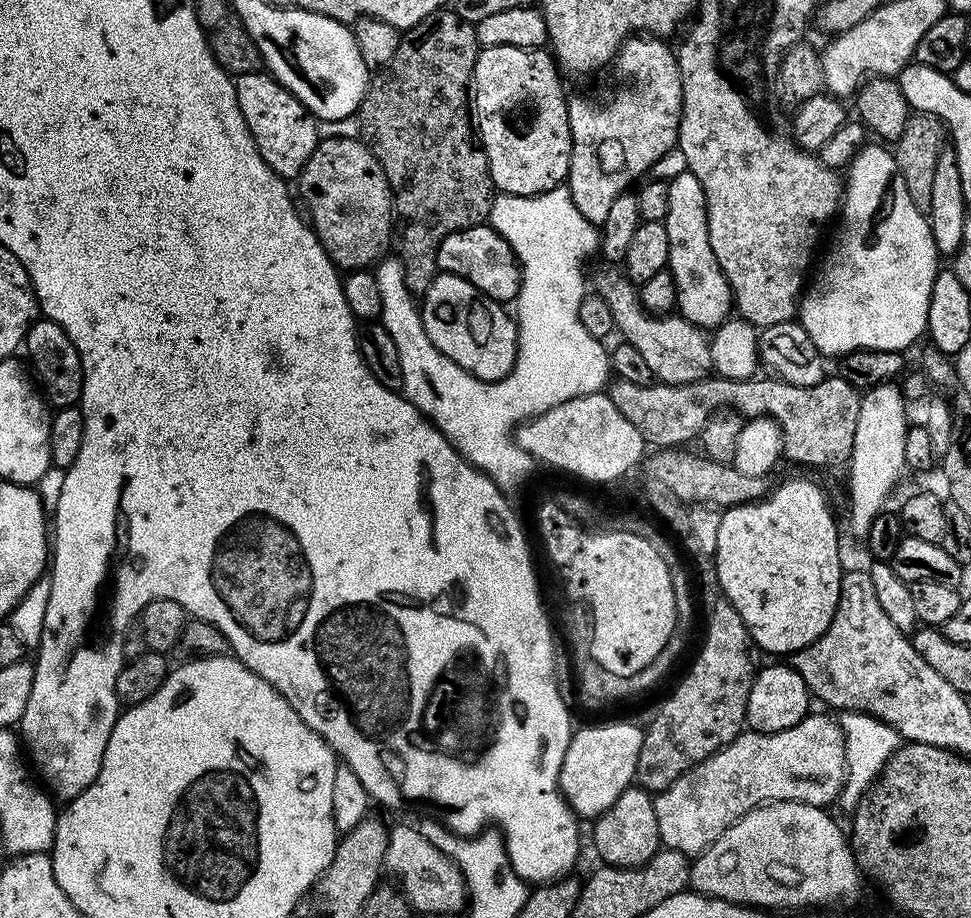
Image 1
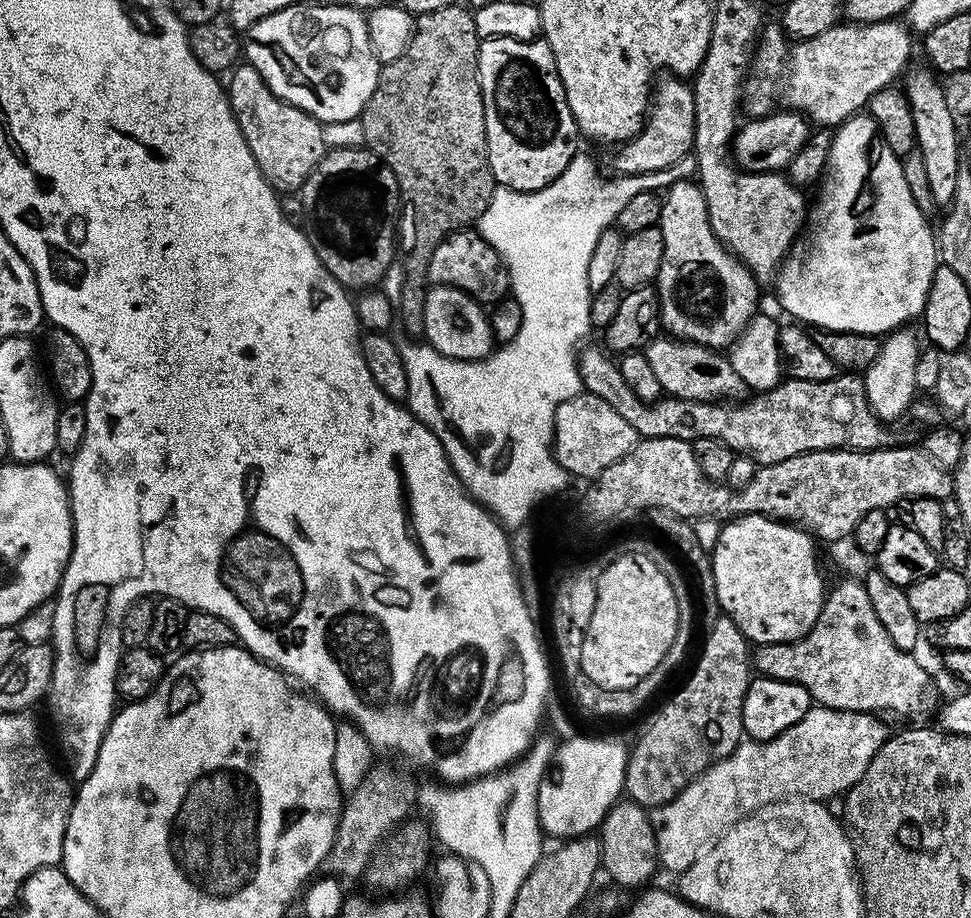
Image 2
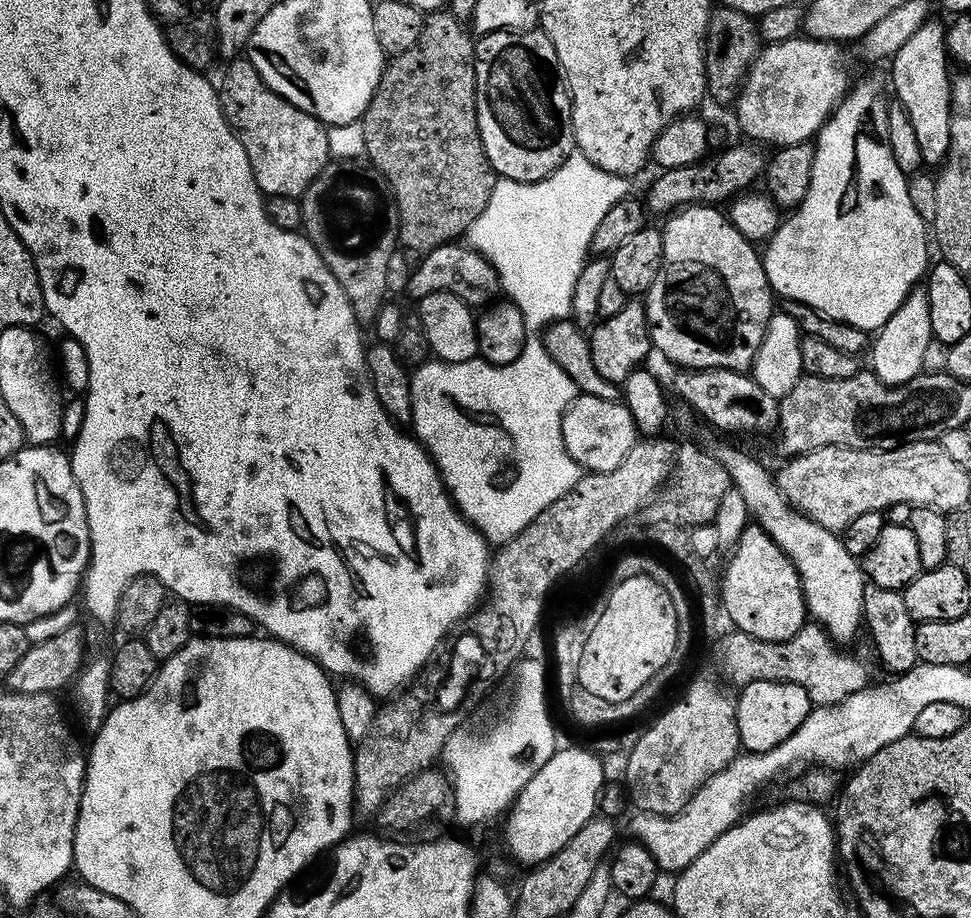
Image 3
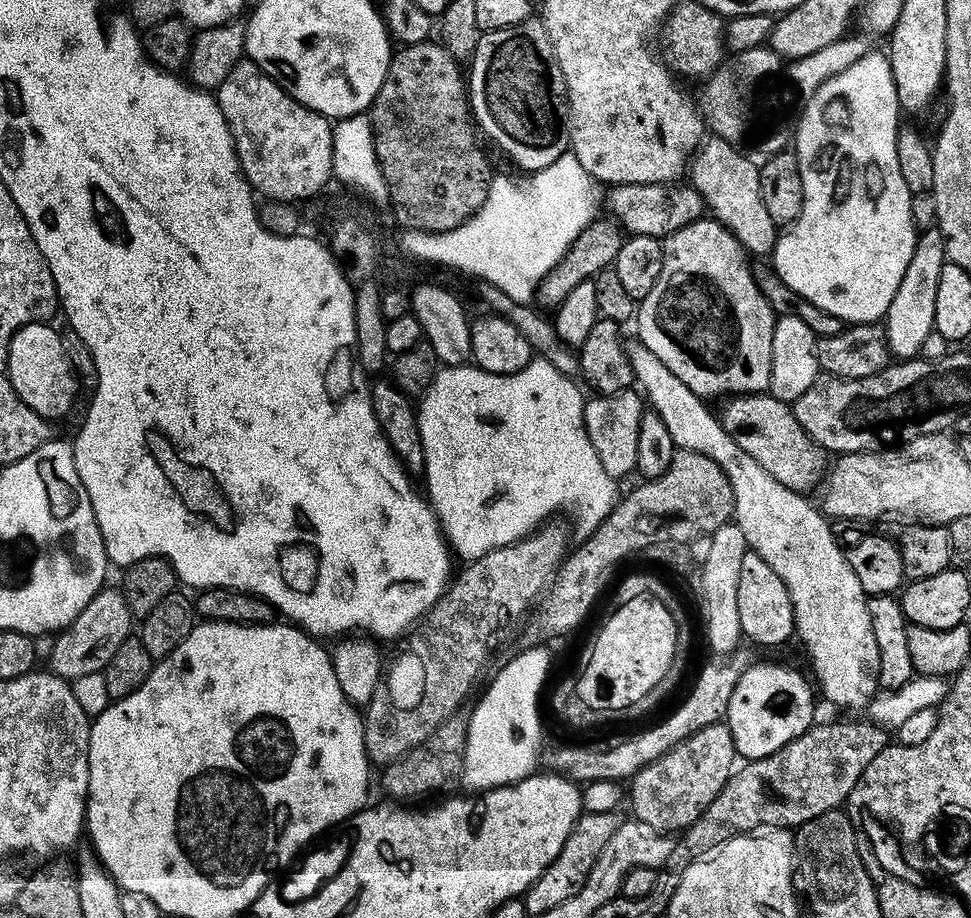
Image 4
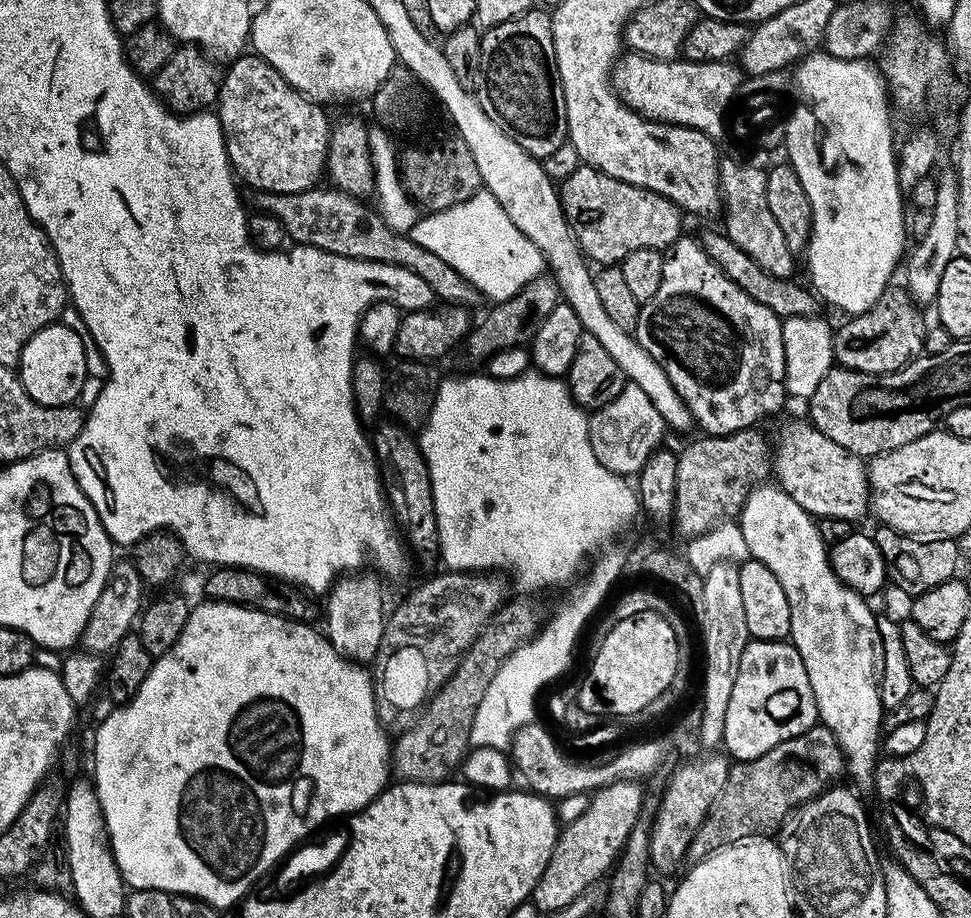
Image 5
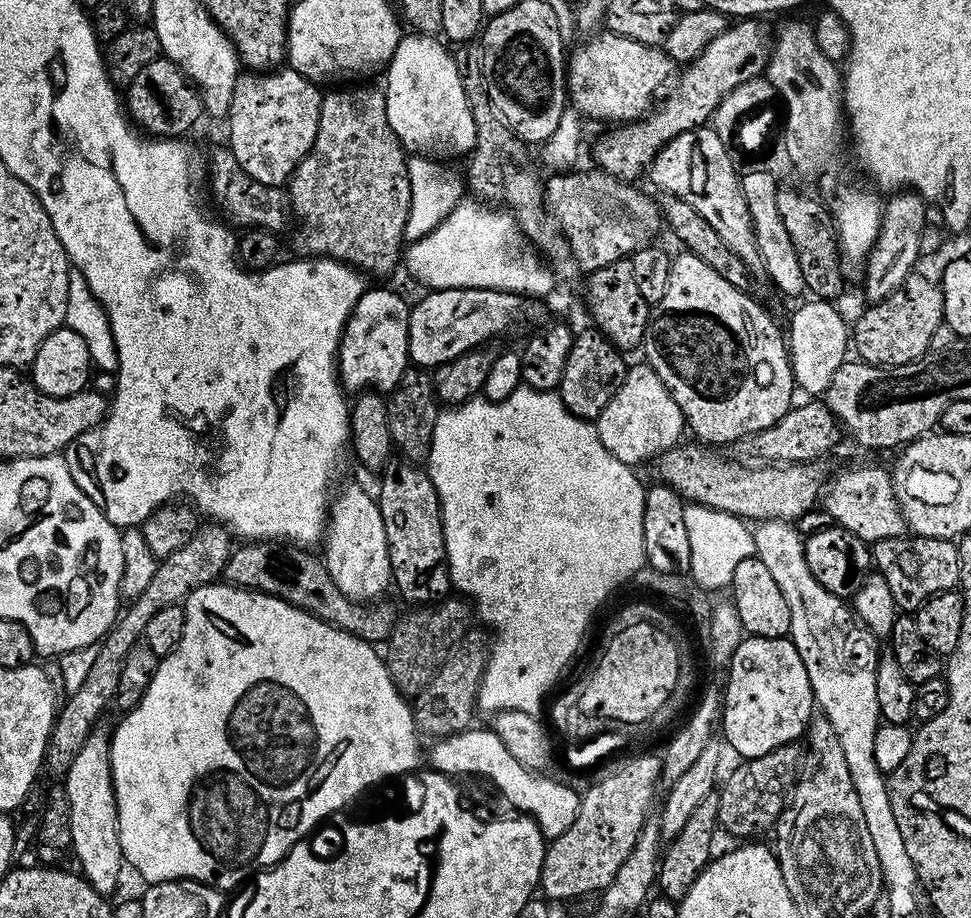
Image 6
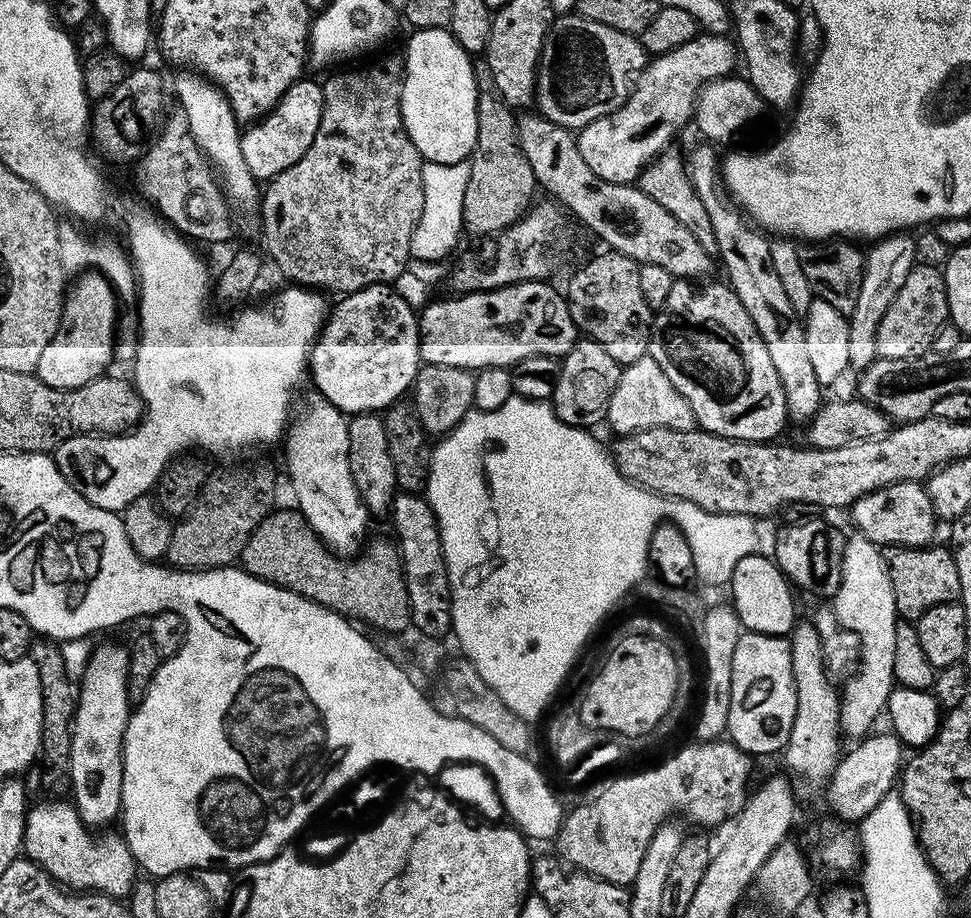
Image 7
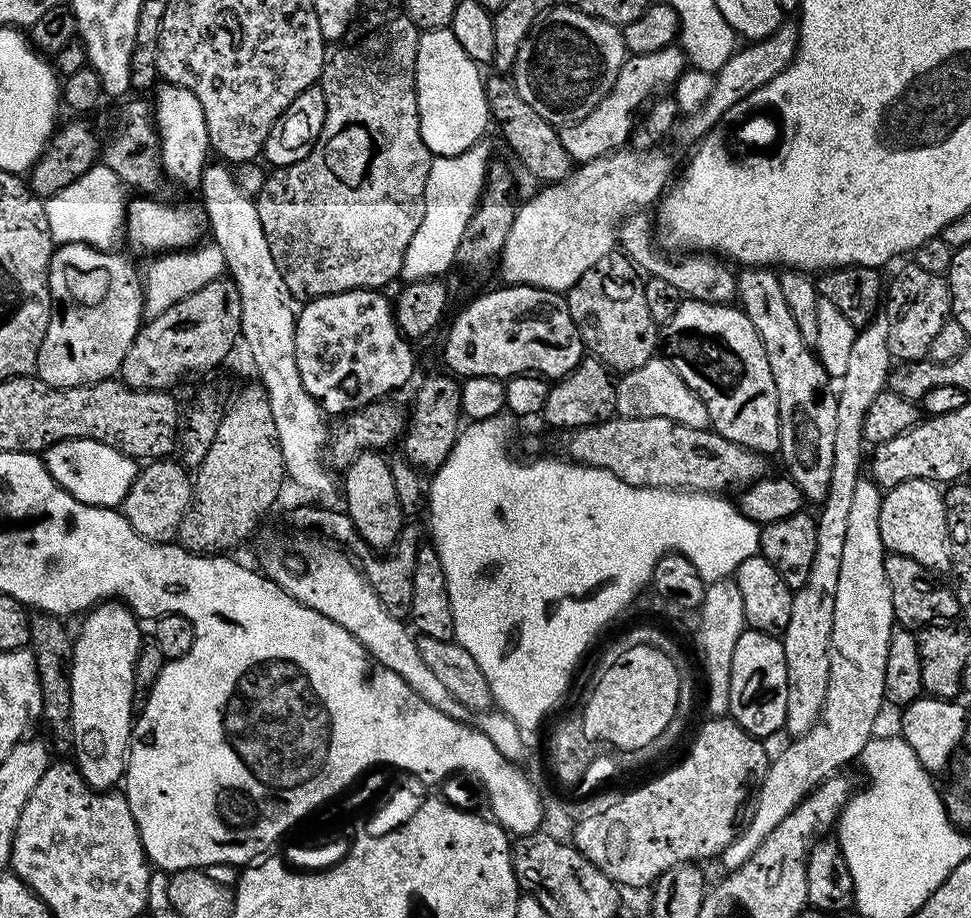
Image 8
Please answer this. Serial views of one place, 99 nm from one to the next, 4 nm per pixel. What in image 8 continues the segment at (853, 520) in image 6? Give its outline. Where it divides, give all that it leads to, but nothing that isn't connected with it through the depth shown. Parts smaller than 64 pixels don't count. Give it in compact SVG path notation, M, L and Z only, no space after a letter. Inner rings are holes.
M911 480L887 489L880 511L882 542L889 553L914 558L936 574L949 571L948 510L946 496L931 480Z

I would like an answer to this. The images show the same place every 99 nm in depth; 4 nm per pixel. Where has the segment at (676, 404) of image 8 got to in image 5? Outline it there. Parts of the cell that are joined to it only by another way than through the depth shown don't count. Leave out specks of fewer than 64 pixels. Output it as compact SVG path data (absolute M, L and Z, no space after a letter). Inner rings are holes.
M631 382L625 383L622 394L618 394L614 402L595 409L588 416L590 446L594 446L598 462L602 462L602 466L614 475L625 478L635 477L642 466L646 466L646 458L650 458L650 454L654 454L665 443L664 432L666 425L662 414L658 414L649 395Z

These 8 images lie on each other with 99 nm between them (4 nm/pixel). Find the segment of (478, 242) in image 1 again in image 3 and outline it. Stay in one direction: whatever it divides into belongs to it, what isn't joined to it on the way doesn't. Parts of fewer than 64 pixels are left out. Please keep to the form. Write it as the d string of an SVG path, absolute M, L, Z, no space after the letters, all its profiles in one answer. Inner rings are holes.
M464 242L443 244L419 257L420 265L408 276L408 296L412 302L435 292L453 292L473 310L483 309L501 295L500 275L481 252Z

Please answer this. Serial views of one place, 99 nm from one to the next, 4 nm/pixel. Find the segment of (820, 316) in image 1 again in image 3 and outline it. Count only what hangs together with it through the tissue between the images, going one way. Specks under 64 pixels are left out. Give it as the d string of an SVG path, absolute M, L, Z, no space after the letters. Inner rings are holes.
M864 80L860 85L853 87L848 95L836 105L828 121L820 128L814 137L816 149L814 150L814 166L810 174L810 190L799 208L795 209L793 220L781 219L774 235L763 245L762 259L766 278L770 282L773 293L784 300L797 300L822 315L829 316L842 322L850 322L850 326L858 326L869 330L878 330L902 306L902 302L908 297L912 289L917 287L925 279L930 267L928 260L928 244L930 248L930 232L926 222L918 218L918 210L914 210L910 202L910 190L908 189L908 177L902 170L898 170L898 162L894 162L894 154L886 139L886 114L888 104L880 97L880 88L872 80Z

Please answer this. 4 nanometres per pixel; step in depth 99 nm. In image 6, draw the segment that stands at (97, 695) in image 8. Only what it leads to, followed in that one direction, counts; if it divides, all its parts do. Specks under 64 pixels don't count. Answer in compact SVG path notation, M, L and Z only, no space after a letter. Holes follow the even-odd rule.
M93 730L82 742L82 748L78 750L78 758L74 758L74 762L70 762L70 770L68 775L63 777L62 785L69 796L71 855L76 855L76 860L80 863L81 868L79 871L84 879L90 882L90 886L94 886L94 890L112 894L116 888L116 883L120 880L120 871L126 868L126 861L120 845L116 791L112 785L112 745L109 733L100 731Z

